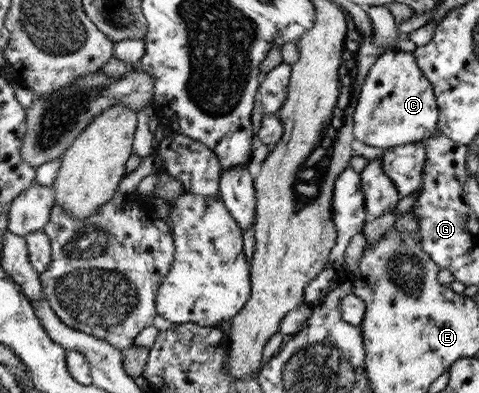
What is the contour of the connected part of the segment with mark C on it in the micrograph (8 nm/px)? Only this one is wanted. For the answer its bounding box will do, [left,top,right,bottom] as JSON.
[355,50,440,151]

